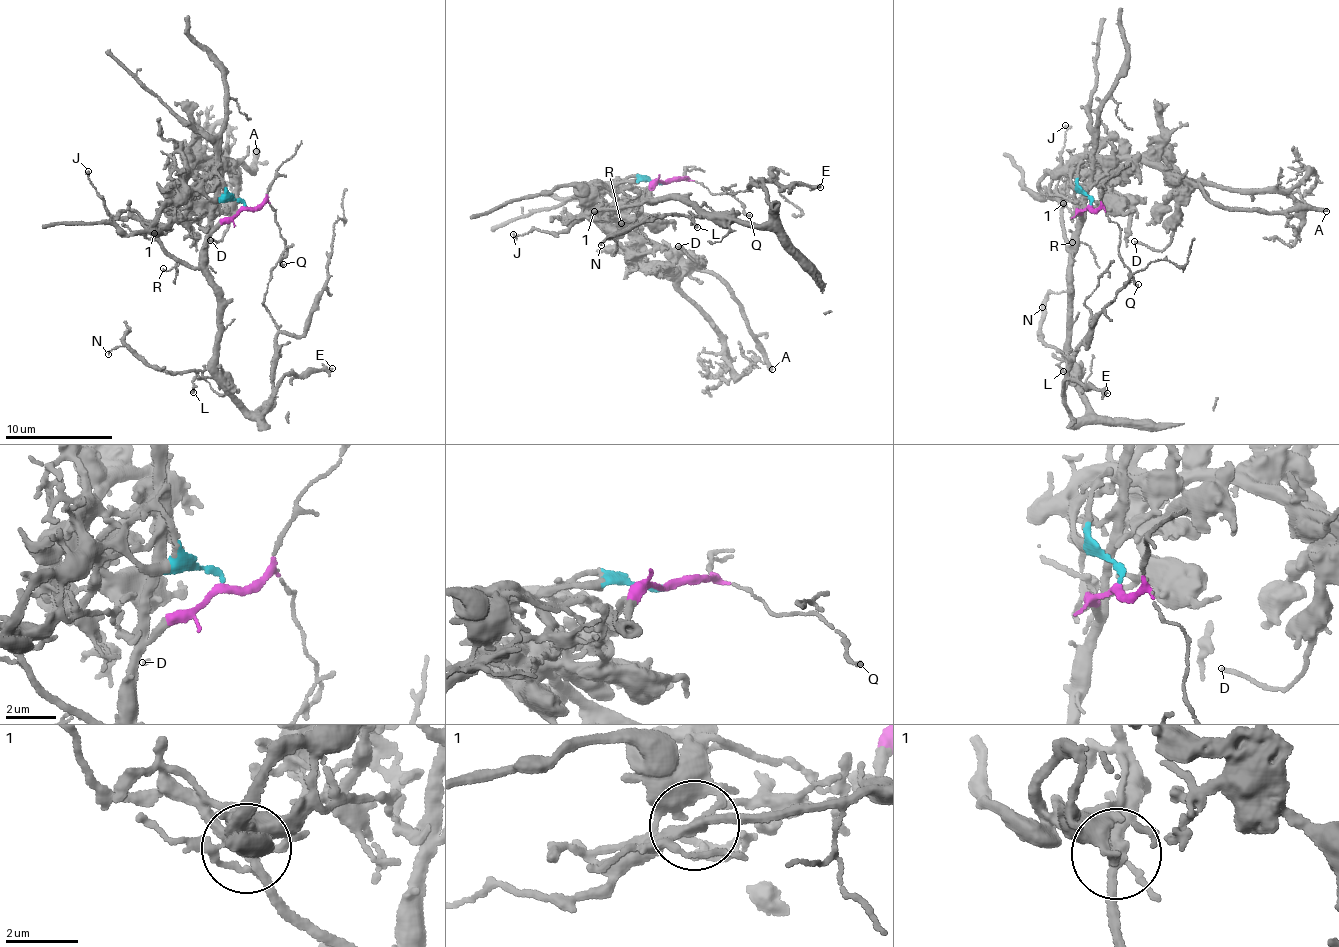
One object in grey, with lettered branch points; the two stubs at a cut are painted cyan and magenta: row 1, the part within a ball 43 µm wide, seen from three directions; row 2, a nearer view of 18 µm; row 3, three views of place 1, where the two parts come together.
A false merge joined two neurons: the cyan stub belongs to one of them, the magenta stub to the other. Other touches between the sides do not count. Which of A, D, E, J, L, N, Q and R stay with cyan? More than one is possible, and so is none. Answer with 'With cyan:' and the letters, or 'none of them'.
With cyan: A, D

